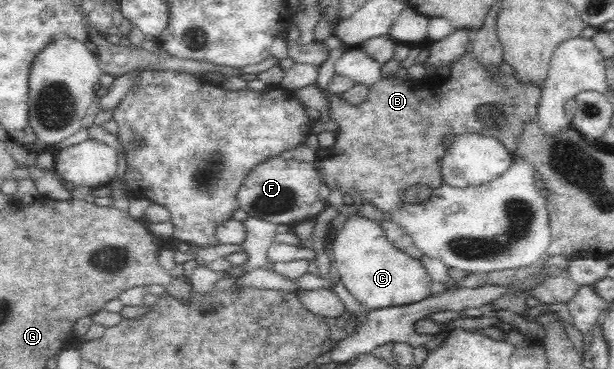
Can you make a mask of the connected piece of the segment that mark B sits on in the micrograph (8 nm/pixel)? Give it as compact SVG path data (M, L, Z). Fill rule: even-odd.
M465 53L459 56L451 65L450 77L445 83L433 85L429 90L423 90L421 84L409 79L401 79L396 75L381 77L373 87L369 88L368 99L359 106L351 106L343 102L340 94L330 93L329 89L321 89L331 105L331 119L338 125L336 142L332 147L319 147L315 151L312 162L319 175L319 181L327 184L329 190L337 186L350 195L356 191L362 199L368 199L383 213L389 213L400 206L402 191L411 186L427 185L431 189L443 184L441 179L441 162L444 156L443 137L445 135L459 135L465 132L477 132L493 136L514 153L516 141L527 122L537 116L539 101L541 100L541 85L519 82L513 73L515 70L507 63L499 65L499 71L492 75L477 61L475 54Z

